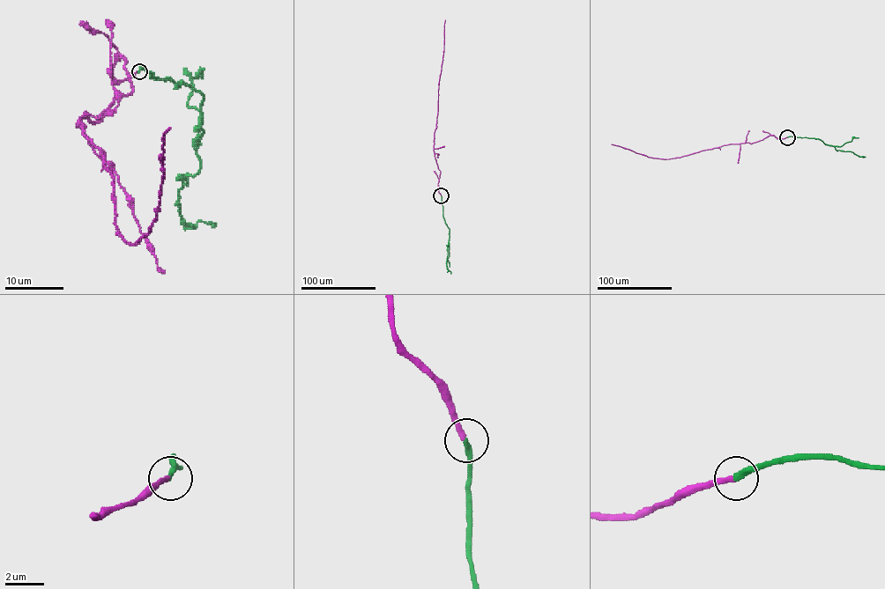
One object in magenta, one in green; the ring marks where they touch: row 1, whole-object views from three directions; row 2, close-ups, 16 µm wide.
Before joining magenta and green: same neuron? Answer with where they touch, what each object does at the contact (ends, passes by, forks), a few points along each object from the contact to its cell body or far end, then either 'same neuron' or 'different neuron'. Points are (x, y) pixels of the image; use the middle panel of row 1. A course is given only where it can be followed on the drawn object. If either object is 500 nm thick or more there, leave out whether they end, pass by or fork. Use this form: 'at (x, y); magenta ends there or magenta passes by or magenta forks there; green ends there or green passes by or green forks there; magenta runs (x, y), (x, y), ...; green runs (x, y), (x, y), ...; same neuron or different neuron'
at (441, 195); magenta ends there; green ends there; magenta runs (442, 195), (438, 183), (440, 171), (435, 155), (434, 137), (445, 20); green runs (442, 195), (443, 217), (449, 229), (446, 265), (451, 273); same neuron

